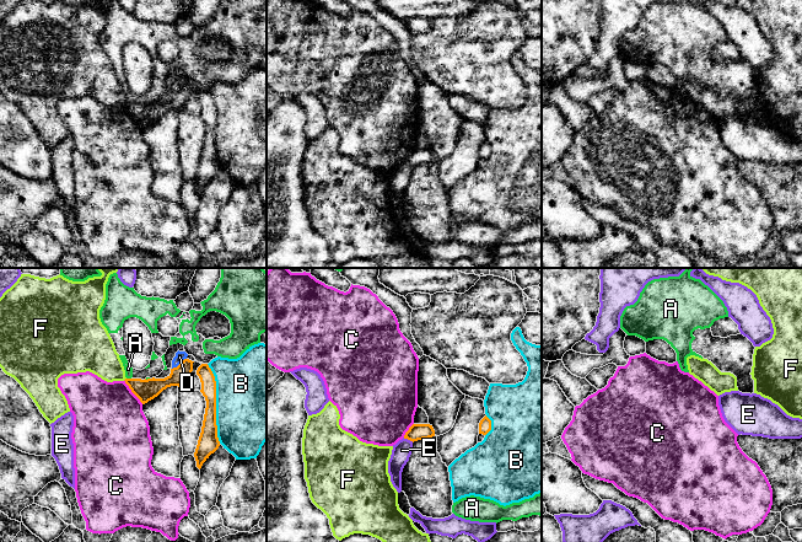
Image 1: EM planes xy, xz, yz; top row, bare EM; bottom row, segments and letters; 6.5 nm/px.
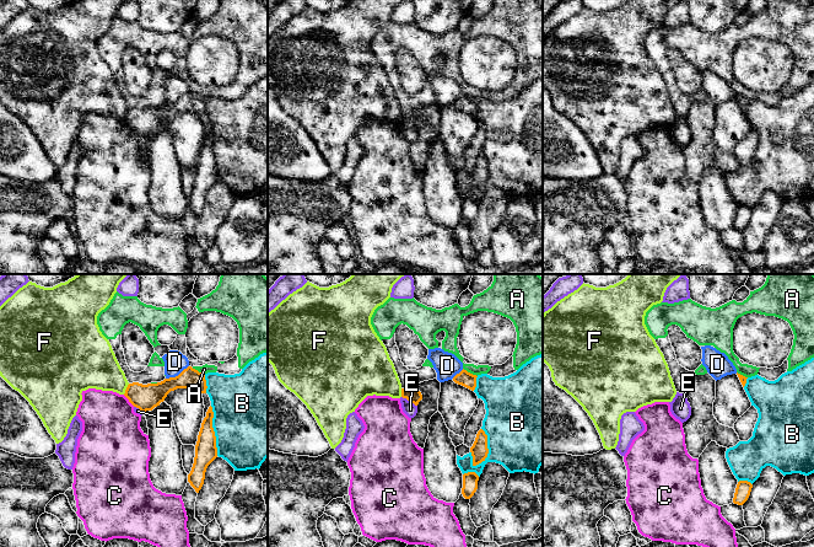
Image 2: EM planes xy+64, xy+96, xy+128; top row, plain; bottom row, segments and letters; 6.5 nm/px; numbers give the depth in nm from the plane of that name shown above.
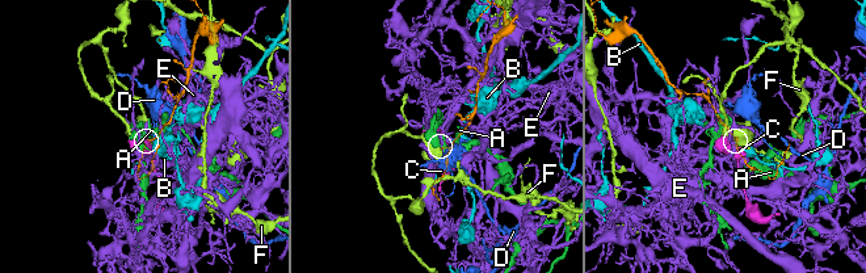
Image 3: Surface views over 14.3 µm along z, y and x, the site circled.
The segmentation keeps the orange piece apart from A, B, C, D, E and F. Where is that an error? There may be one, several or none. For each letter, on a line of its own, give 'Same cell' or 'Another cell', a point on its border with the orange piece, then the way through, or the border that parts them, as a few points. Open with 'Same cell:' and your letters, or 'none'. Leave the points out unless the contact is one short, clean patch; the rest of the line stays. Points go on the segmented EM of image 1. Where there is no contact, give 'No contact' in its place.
Same cell: none
A: Another cell. Touches orange at xy (129, 379)
B: Another cell. Touches orange at xy (215, 403)
C: Another cell. Touches orange at xy (132, 391). Boundary: xy (124, 380), (130, 391), (143, 403)
D: Another cell. Touches orange at xy (179, 364). Boundary: xy (186, 358), (172, 369)
E: Another cell. Touches orange at xz (408, 439)
F: Another cell. No contact

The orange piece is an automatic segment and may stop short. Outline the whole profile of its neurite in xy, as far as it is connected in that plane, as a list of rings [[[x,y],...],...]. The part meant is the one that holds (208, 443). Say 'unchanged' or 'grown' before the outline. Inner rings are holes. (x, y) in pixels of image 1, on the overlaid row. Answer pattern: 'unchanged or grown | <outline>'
unchanged | [[[201,364],[197,370],[197,375],[199,376],[201,382],[200,392],[203,393],[206,401],[201,433],[194,452],[197,467],[200,469],[203,463],[209,458],[209,456],[219,449],[220,441],[217,438],[216,425],[215,376],[208,364]]]

